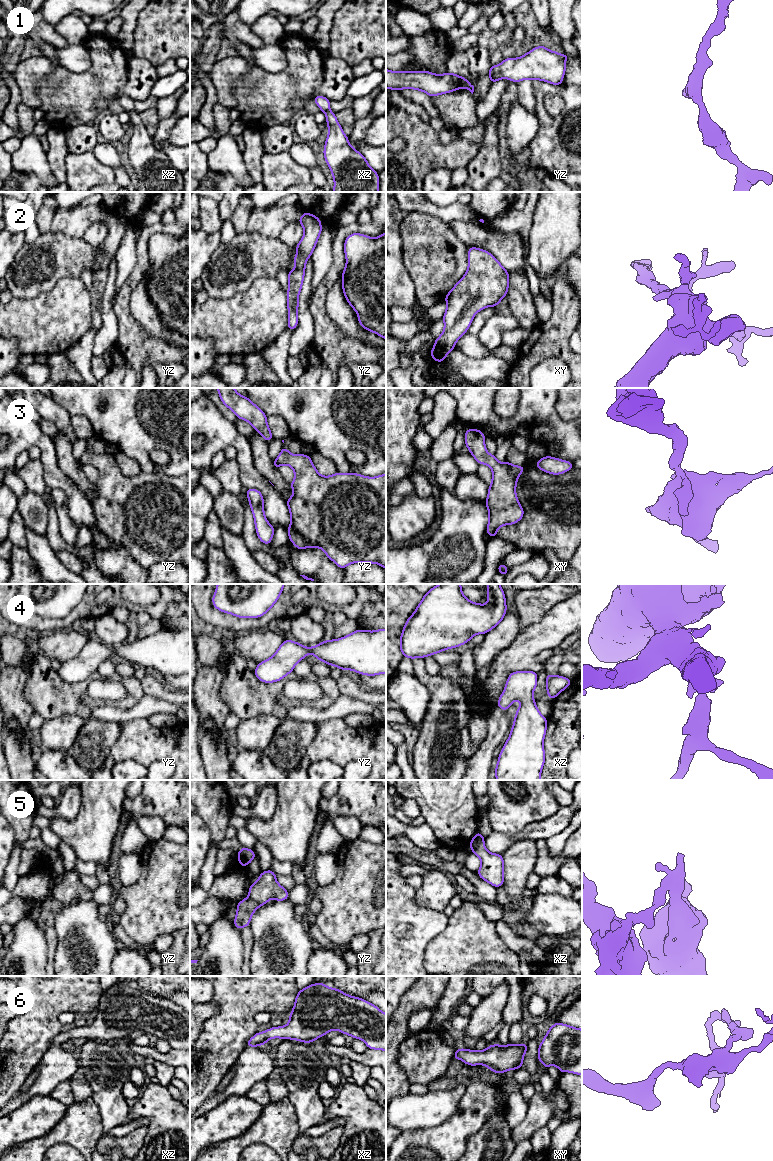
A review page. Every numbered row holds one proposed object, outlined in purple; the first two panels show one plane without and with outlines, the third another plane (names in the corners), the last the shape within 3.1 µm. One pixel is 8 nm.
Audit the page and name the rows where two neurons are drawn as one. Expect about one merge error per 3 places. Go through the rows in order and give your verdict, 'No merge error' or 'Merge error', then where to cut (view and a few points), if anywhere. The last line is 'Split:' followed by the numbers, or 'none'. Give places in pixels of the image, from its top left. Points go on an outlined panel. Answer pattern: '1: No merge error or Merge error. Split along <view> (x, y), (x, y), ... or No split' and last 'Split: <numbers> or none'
1: No merge error. No split
2: No merge error. No split
3: No merge error. No split
4: No merge error. No split
5: Merge error. Split along xz (483, 841), (471, 848)
6: No merge error. No split
Split: 5

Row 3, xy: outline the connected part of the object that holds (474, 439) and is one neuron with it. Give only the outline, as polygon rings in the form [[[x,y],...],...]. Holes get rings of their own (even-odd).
[[[469,428],[464,434],[465,446],[478,465],[485,464],[492,469],[492,482],[489,484],[488,496],[485,500],[489,514],[486,532],[491,539],[497,536],[501,526],[513,525],[524,516],[524,510],[516,495],[516,485],[525,465],[516,466],[508,461],[500,463],[495,455],[487,452],[486,437],[481,430]]]

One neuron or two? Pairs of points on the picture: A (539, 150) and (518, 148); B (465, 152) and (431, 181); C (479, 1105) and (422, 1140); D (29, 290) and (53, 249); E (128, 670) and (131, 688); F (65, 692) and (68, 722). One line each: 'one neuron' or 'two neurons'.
A: two neurons
B: two neurons
C: one neuron
D: one neuron
E: two neurons
F: two neurons

